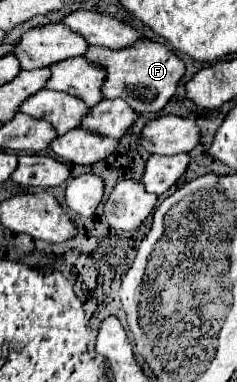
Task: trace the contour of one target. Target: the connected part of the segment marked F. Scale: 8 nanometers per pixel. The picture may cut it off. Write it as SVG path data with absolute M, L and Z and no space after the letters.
M139 39L131 49L99 49L97 45L91 45L83 57L91 63L97 63L105 71L103 97L119 97L127 101L131 109L137 109L137 113L161 111L175 95L177 83L185 73L185 63L171 49L153 39Z

